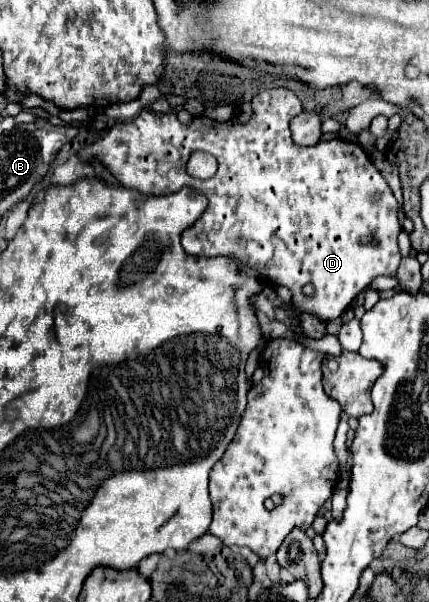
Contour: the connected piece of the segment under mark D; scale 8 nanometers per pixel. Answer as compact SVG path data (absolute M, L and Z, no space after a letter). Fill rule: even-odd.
M270 88L270 90L260 90L254 98L252 98L252 110L254 110L254 116L246 122L246 124L240 124L236 118L228 120L228 122L218 122L218 120L212 120L212 118L206 118L206 116L196 116L194 118L194 124L190 126L182 126L178 120L176 120L176 114L174 112L168 112L168 114L154 114L150 110L142 110L140 116L136 116L132 122L118 122L114 124L112 128L108 128L102 138L90 146L84 146L82 150L78 150L78 158L92 164L94 160L102 162L110 174L124 186L124 188L132 188L132 190L138 190L142 194L148 194L148 196L166 196L166 194L172 194L172 192L178 192L182 188L192 188L192 190L198 190L202 192L206 198L208 198L208 208L206 212L202 214L200 220L196 220L190 228L186 228L180 236L180 242L182 242L182 248L186 254L194 254L194 256L228 256L228 258L234 258L234 260L244 260L244 266L250 266L258 276L260 280L266 284L266 286L286 286L290 288L292 292L292 304L300 310L300 312L308 312L308 314L316 314L322 322L328 322L328 320L334 320L334 318L340 318L342 312L350 306L350 302L380 274L384 276L394 276L396 274L396 268L400 264L400 252L398 252L398 232L400 232L400 222L398 222L398 202L390 190L390 186L386 184L384 176L376 170L376 166L372 164L372 160L366 156L364 148L356 142L348 142L348 140L340 140L340 138L332 138L332 140L322 140L314 146L296 146L290 138L290 128L288 128L288 122L300 114L300 100L288 90L288 88ZM194 150L202 150L202 152L208 152L212 154L216 160L218 160L218 172L210 178L210 180L196 180L192 176L188 176L186 172L186 162L188 162L188 156L190 152ZM362 236L376 236L378 240L378 246L370 246L370 244L362 244L360 238ZM312 282L316 292L312 298L306 298L302 294L302 286Z

